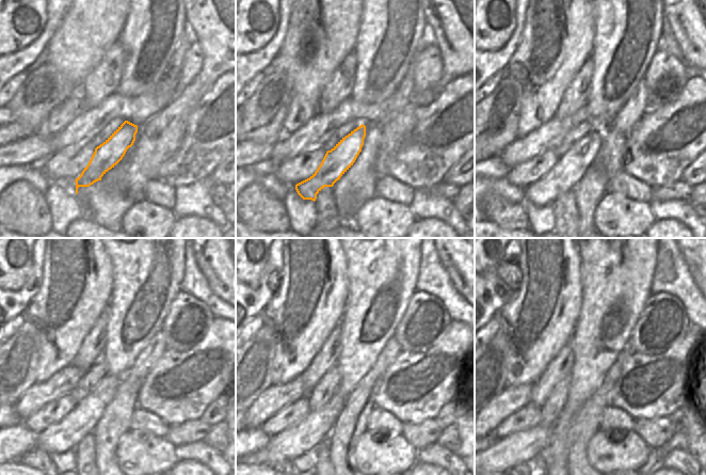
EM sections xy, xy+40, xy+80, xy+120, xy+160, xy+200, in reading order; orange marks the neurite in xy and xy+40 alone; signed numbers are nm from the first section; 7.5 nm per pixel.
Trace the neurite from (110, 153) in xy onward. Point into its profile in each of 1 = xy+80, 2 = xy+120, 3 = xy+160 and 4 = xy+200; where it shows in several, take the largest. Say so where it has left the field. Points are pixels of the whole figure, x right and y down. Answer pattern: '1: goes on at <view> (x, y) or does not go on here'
1: goes on at xy+80 (568, 169)
2: goes on at xy+120 (59, 438)
3: goes on at xy+160 (316, 426)
4: goes on at xy+200 (525, 446)

